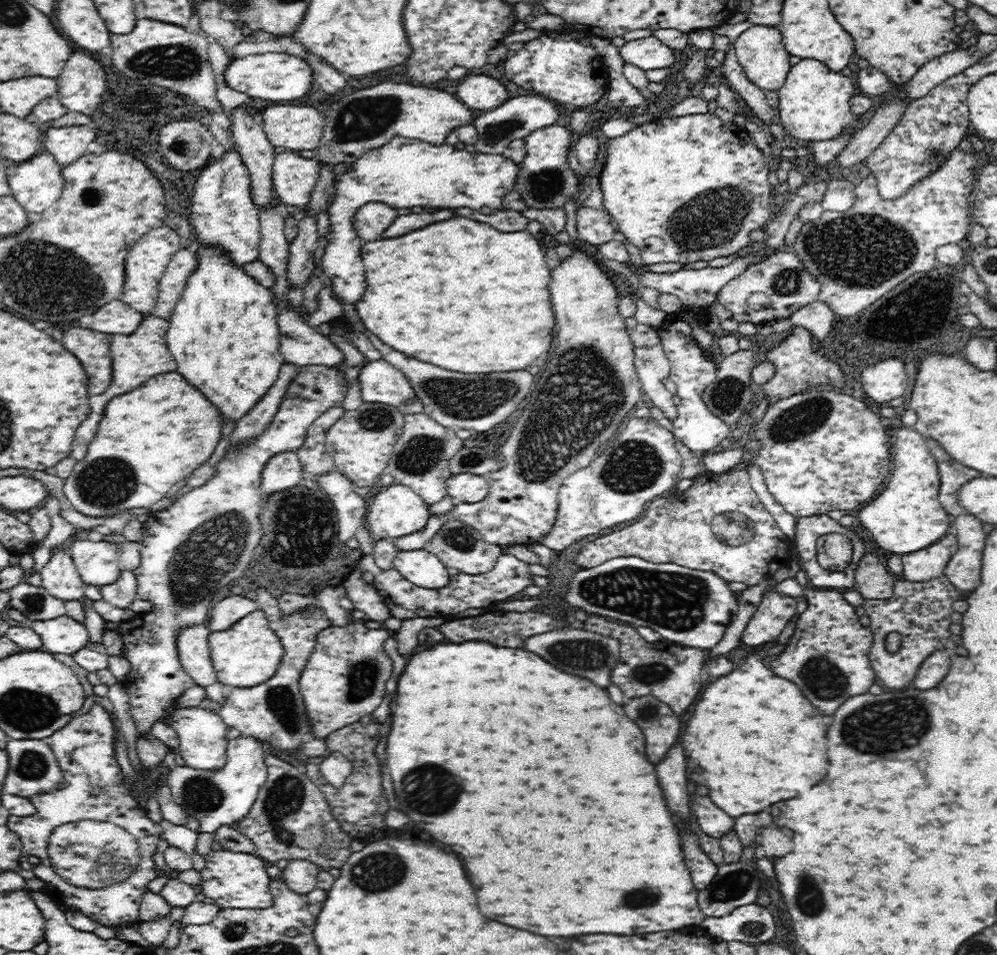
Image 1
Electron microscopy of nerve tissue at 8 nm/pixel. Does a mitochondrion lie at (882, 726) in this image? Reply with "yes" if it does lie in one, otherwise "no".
yes

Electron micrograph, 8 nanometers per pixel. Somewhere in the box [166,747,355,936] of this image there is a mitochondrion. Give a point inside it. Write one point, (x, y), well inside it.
(285, 797)

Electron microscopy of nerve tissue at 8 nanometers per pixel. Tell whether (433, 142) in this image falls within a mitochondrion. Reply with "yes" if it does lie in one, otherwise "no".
no

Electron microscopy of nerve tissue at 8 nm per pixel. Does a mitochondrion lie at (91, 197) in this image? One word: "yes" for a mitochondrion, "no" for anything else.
yes

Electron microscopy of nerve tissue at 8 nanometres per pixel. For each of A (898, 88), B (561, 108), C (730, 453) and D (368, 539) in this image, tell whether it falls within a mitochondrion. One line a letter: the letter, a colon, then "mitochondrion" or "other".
A: other
B: other
C: other
D: other

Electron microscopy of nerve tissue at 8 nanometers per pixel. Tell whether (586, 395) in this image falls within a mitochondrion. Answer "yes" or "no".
yes

